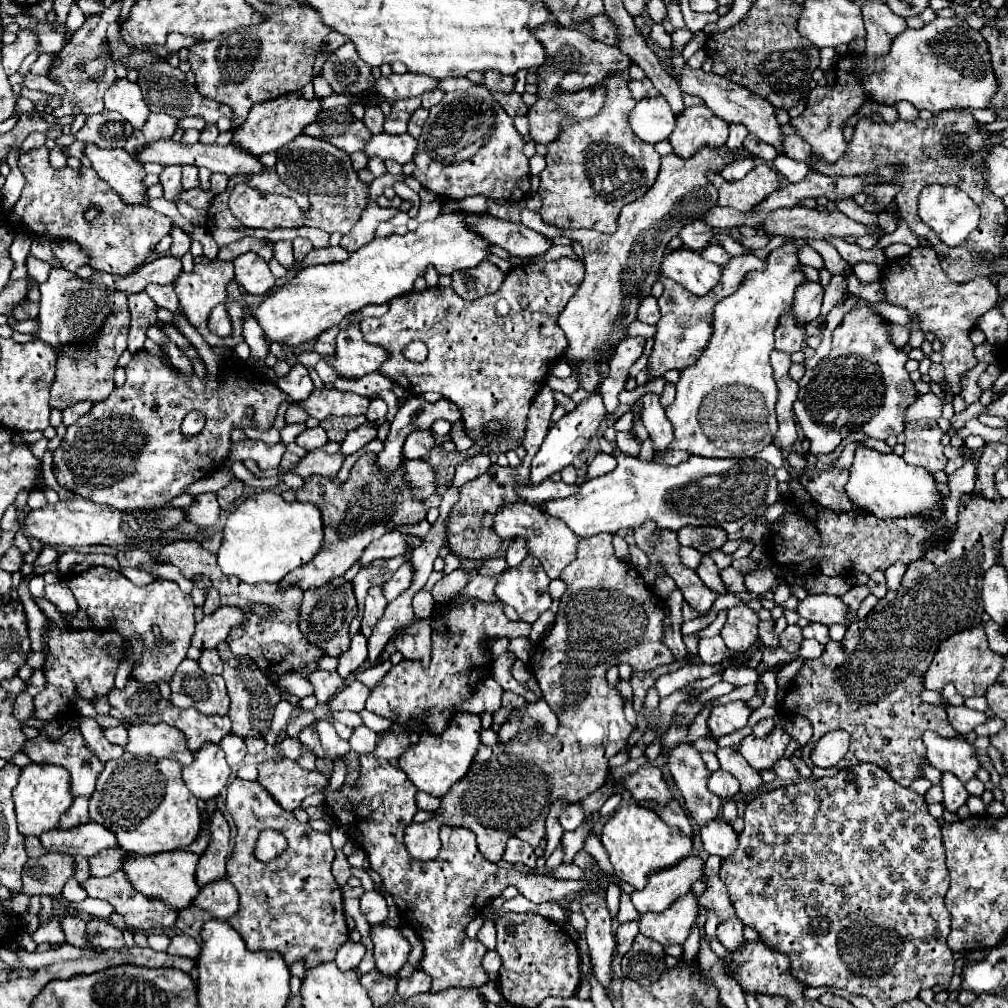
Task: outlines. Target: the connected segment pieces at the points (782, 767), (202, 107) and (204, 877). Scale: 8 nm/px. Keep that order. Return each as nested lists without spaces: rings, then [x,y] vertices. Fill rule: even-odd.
[[[779,759],[777,763],[775,763],[775,767],[773,767],[773,771],[779,775],[779,779],[783,779],[783,781],[797,781],[801,775],[799,775],[799,771],[797,771],[797,767],[791,763],[791,759]]]
[[[151,63],[151,67],[143,67],[143,71],[139,71],[139,87],[141,87],[143,99],[145,99],[147,107],[151,109],[151,113],[167,113],[175,119],[197,115],[197,117],[205,119],[205,127],[215,125],[219,121],[219,117],[233,119],[231,107],[203,99],[203,95],[197,93],[195,85],[187,83],[185,75],[179,69],[173,69],[169,63]]]
[[[215,811],[211,815],[211,839],[205,849],[205,853],[199,857],[197,871],[195,871],[195,881],[199,875],[199,887],[225,877],[225,861],[229,855],[229,825],[223,817],[221,811]]]

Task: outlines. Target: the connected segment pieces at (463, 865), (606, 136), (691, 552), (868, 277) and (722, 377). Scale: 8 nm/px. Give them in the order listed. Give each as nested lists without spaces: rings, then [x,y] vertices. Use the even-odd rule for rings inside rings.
[[[383,733],[377,749],[361,755],[361,777],[353,787],[341,787],[325,797],[325,809],[345,829],[345,833],[369,853],[369,867],[383,879],[385,889],[395,899],[401,921],[411,927],[425,945],[421,969],[433,979],[433,993],[449,987],[481,987],[487,983],[487,973],[481,967],[485,945],[465,935],[469,921],[483,913],[487,901],[501,895],[509,885],[515,885],[523,897],[533,903],[553,901],[587,887],[583,881],[559,881],[543,875],[523,875],[513,869],[505,871],[487,861],[475,843],[475,833],[463,827],[442,827],[440,840],[443,849],[435,861],[413,861],[409,857],[403,831],[409,819],[417,813],[415,787],[399,767],[401,753],[409,747],[409,733]]]
[[[611,75],[605,77],[599,85],[606,91],[605,105],[601,107],[601,111],[593,119],[585,121],[577,121],[573,117],[565,119],[559,139],[547,145],[547,167],[539,175],[539,195],[543,197],[541,217],[545,223],[555,225],[557,229],[593,229],[599,233],[615,233],[615,223],[623,205],[645,195],[657,179],[657,171],[661,165],[659,153],[651,143],[643,143],[629,127],[629,113],[631,107],[635,107],[635,99],[631,99],[627,81],[619,75]]]
[[[681,547],[681,559],[683,559],[683,563],[685,563],[687,567],[695,569],[695,567],[699,565],[701,553],[697,553],[697,551],[695,551],[695,549],[691,549],[691,547]]]
[[[857,263],[853,265],[853,275],[859,279],[861,285],[869,285],[869,283],[875,283],[879,281],[879,267],[873,265],[873,263]]]
[[[785,239],[785,245],[777,247],[767,257],[767,267],[763,271],[749,271],[749,275],[743,279],[739,289],[719,301],[713,311],[713,335],[699,355],[699,359],[685,367],[681,371],[679,381],[675,383],[677,397],[675,401],[665,409],[669,421],[675,429],[675,439],[669,445],[669,449],[687,449],[693,455],[701,457],[715,457],[715,459],[743,459],[743,457],[755,457],[763,447],[771,445],[775,431],[777,431],[777,385],[773,381],[773,369],[769,363],[769,353],[773,351],[773,331],[779,325],[779,319],[793,307],[795,289],[807,283],[805,273],[799,269],[799,257],[797,247],[793,243],[795,239]],[[705,399],[715,399],[709,407],[705,407],[705,431],[699,423],[699,409]]]

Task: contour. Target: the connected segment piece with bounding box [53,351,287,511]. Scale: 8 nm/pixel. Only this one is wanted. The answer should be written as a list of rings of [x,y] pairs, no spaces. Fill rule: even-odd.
[[[147,351],[135,353],[125,371],[125,385],[115,387],[107,401],[95,403],[89,413],[77,419],[75,425],[67,427],[59,449],[53,453],[53,475],[63,489],[91,499],[93,503],[103,503],[121,511],[153,509],[165,505],[173,497],[185,493],[191,483],[219,471],[231,449],[231,431],[235,427],[269,429],[273,425],[279,405],[287,399],[287,395],[277,385],[271,385],[267,379],[259,379],[259,375],[255,381],[255,377],[247,371],[237,373],[233,369],[225,369],[219,373],[217,383],[217,379],[211,375],[199,379],[195,373],[177,373],[157,355],[151,355]],[[249,407],[253,407],[255,411],[253,417],[247,417],[245,413]],[[193,409],[201,411],[207,421],[197,437],[185,439],[181,435],[181,421]]]

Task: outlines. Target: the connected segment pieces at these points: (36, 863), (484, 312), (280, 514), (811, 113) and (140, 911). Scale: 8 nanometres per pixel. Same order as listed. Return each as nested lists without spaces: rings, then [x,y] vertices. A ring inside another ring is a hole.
[[[43,855],[29,859],[23,867],[23,887],[11,891],[13,895],[59,895],[65,881],[73,877],[73,857],[71,855]]]
[[[559,257],[551,263],[527,261],[509,271],[503,287],[497,293],[479,297],[475,301],[459,297],[451,287],[429,287],[425,291],[411,291],[411,295],[403,295],[403,299],[393,299],[387,315],[379,319],[363,319],[361,333],[367,343],[381,345],[387,351],[387,361],[379,367],[379,373],[403,387],[407,395],[419,397],[427,391],[437,391],[445,399],[459,403],[459,407],[463,407],[463,425],[471,439],[479,439],[477,431],[483,423],[487,423],[487,419],[503,419],[503,423],[511,423],[511,431],[507,431],[507,435],[503,437],[523,439],[529,405],[539,393],[539,387],[545,385],[549,377],[549,367],[559,361],[567,347],[567,337],[559,329],[557,319],[567,305],[567,299],[575,295],[575,287],[579,287],[581,281],[583,265],[569,257]],[[521,295],[529,299],[527,309],[519,305]],[[501,299],[509,305],[509,311],[505,315],[497,313],[495,309]],[[411,341],[423,341],[427,345],[429,355],[423,363],[413,363],[405,359],[403,347]]]
[[[259,491],[241,501],[237,509],[227,517],[221,549],[217,551],[217,563],[225,575],[233,575],[243,583],[279,583],[279,579],[283,579],[289,571],[307,563],[307,559],[313,559],[321,543],[323,543],[323,519],[319,515],[319,509],[299,501],[285,503],[283,497],[275,491]]]
[[[935,17],[921,29],[905,29],[897,35],[891,51],[883,57],[841,57],[835,63],[835,85],[812,89],[807,109],[791,119],[791,125],[811,145],[811,161],[823,159],[835,163],[847,148],[843,127],[867,99],[889,107],[895,107],[899,101],[909,101],[917,111],[927,109],[937,115],[947,109],[985,109],[991,95],[995,95],[995,87],[989,47],[981,33],[971,29],[961,17]]]
[[[115,871],[113,875],[109,877],[101,877],[101,879],[93,879],[89,877],[85,883],[81,883],[81,887],[87,891],[89,897],[95,897],[95,899],[103,899],[107,903],[113,905],[113,909],[125,917],[125,923],[131,927],[131,929],[137,929],[137,931],[159,931],[163,927],[169,927],[175,919],[177,919],[177,911],[159,903],[157,899],[152,899],[144,896],[142,893],[136,891],[127,883],[127,877],[123,875],[123,871]]]

